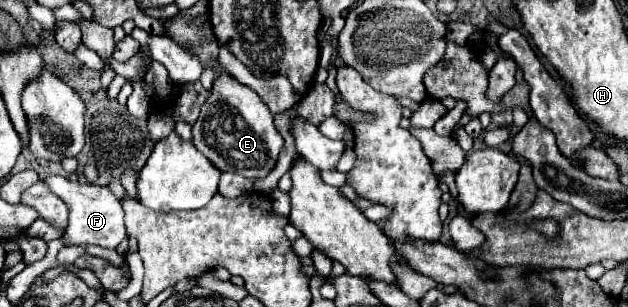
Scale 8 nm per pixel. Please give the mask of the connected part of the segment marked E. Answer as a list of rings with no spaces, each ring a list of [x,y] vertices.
[[[218,75],[210,97],[192,125],[192,143],[202,155],[206,155],[206,159],[210,159],[210,163],[214,163],[216,169],[256,179],[266,177],[274,167],[284,139],[274,127],[270,109],[254,89],[232,79],[230,75]]]

